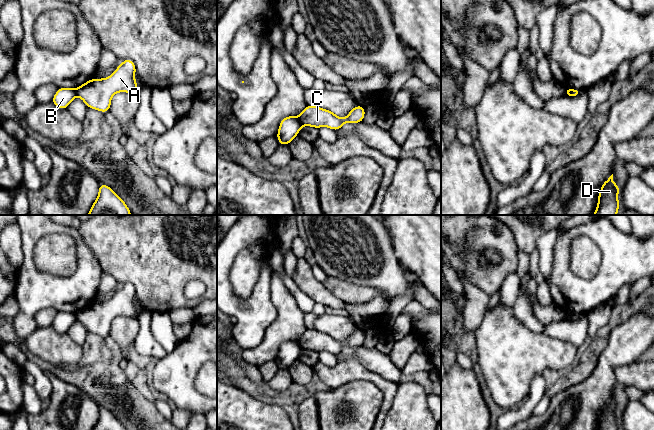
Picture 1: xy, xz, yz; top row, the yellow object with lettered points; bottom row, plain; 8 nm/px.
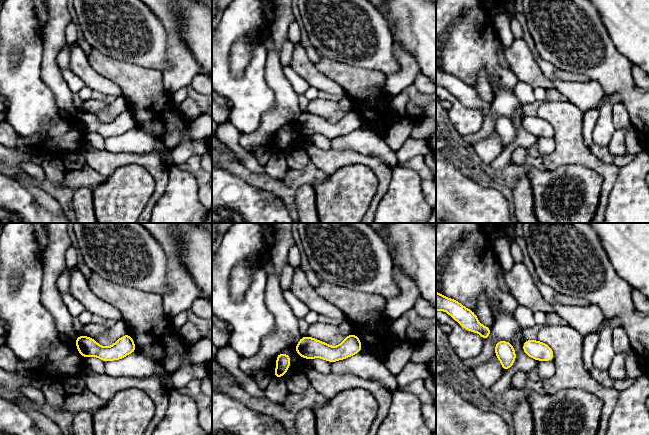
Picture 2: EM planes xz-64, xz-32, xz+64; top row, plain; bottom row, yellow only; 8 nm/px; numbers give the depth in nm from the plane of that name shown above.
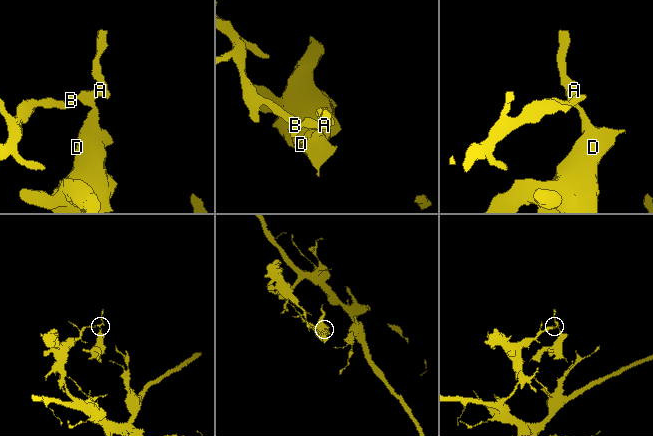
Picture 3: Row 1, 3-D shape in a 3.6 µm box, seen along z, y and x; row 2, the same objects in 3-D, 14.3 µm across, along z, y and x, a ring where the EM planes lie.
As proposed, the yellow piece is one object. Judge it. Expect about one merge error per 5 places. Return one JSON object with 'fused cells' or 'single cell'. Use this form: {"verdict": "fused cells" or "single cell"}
{"verdict": "fused cells"}

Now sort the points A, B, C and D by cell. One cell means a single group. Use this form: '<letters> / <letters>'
A C D / B

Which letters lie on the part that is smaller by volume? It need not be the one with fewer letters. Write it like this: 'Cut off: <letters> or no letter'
Cut off: A, C, D

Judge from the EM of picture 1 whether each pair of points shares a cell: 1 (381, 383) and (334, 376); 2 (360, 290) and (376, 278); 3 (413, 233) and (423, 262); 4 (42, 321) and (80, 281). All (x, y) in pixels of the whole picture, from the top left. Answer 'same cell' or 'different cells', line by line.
1: same cell
2: different cells
3: same cell
4: different cells

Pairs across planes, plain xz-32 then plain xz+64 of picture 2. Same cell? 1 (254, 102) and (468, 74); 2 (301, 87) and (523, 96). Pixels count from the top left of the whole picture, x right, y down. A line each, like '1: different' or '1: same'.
1: different
2: same

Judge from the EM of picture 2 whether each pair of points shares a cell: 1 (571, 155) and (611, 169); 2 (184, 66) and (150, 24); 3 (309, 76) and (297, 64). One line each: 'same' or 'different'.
1: same
2: different
3: same

